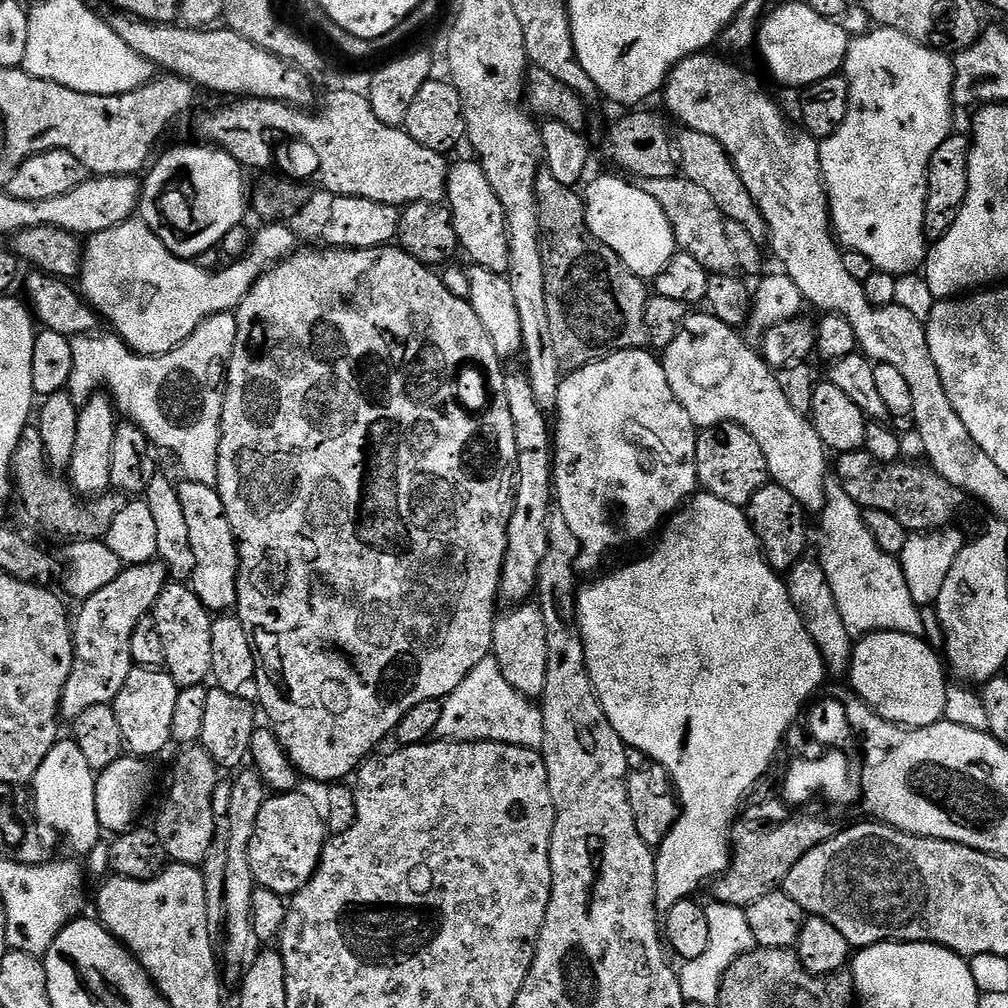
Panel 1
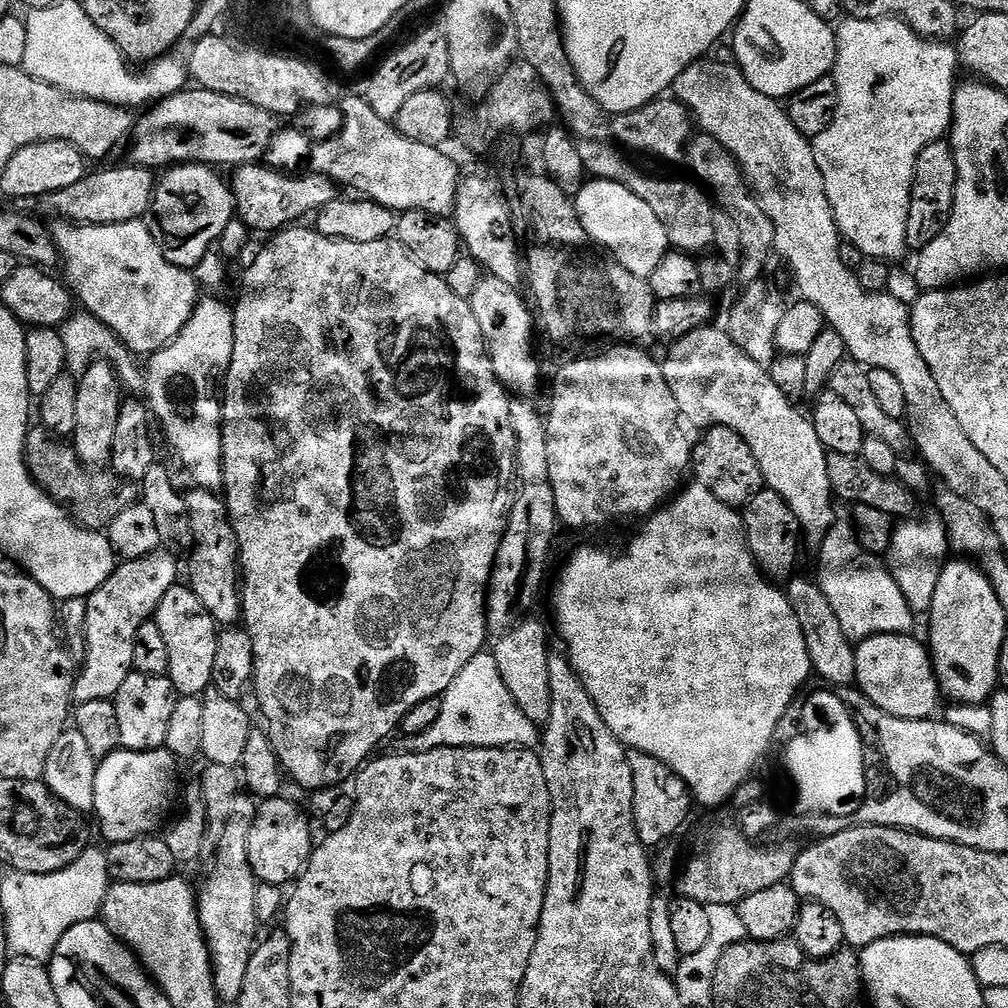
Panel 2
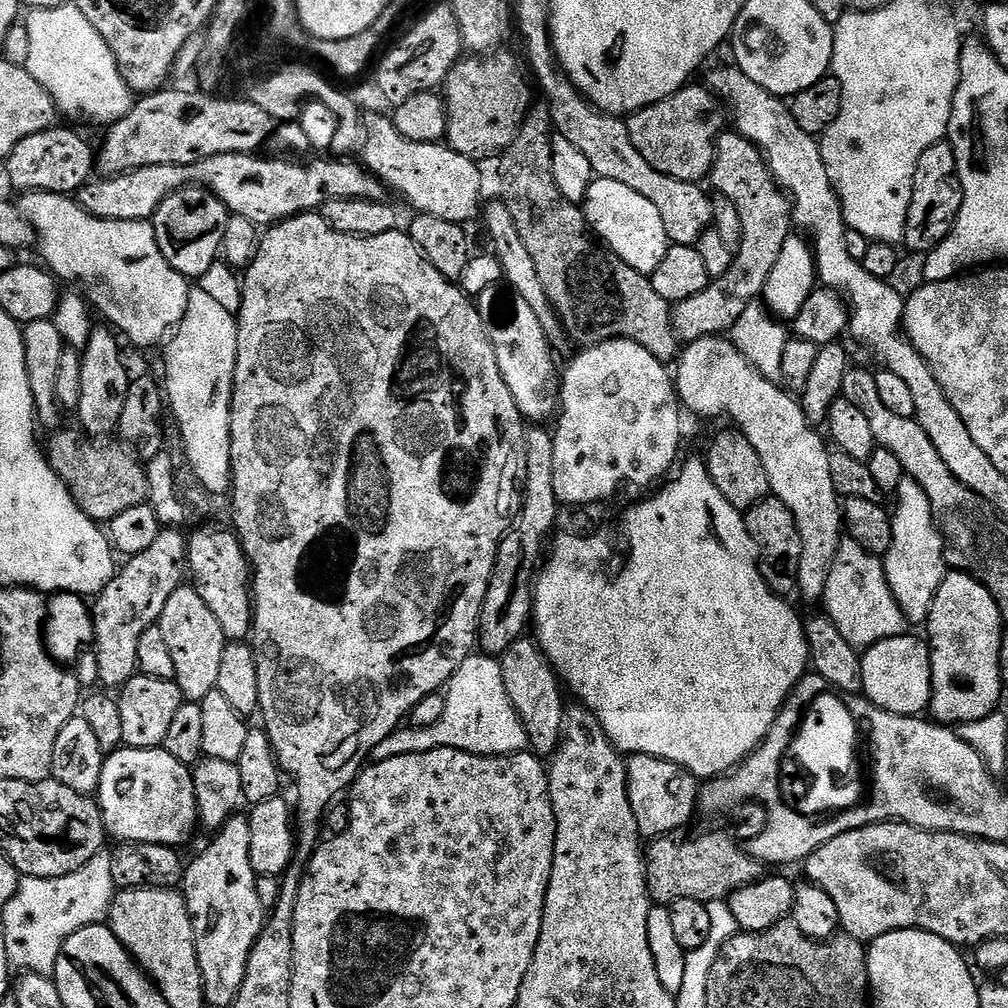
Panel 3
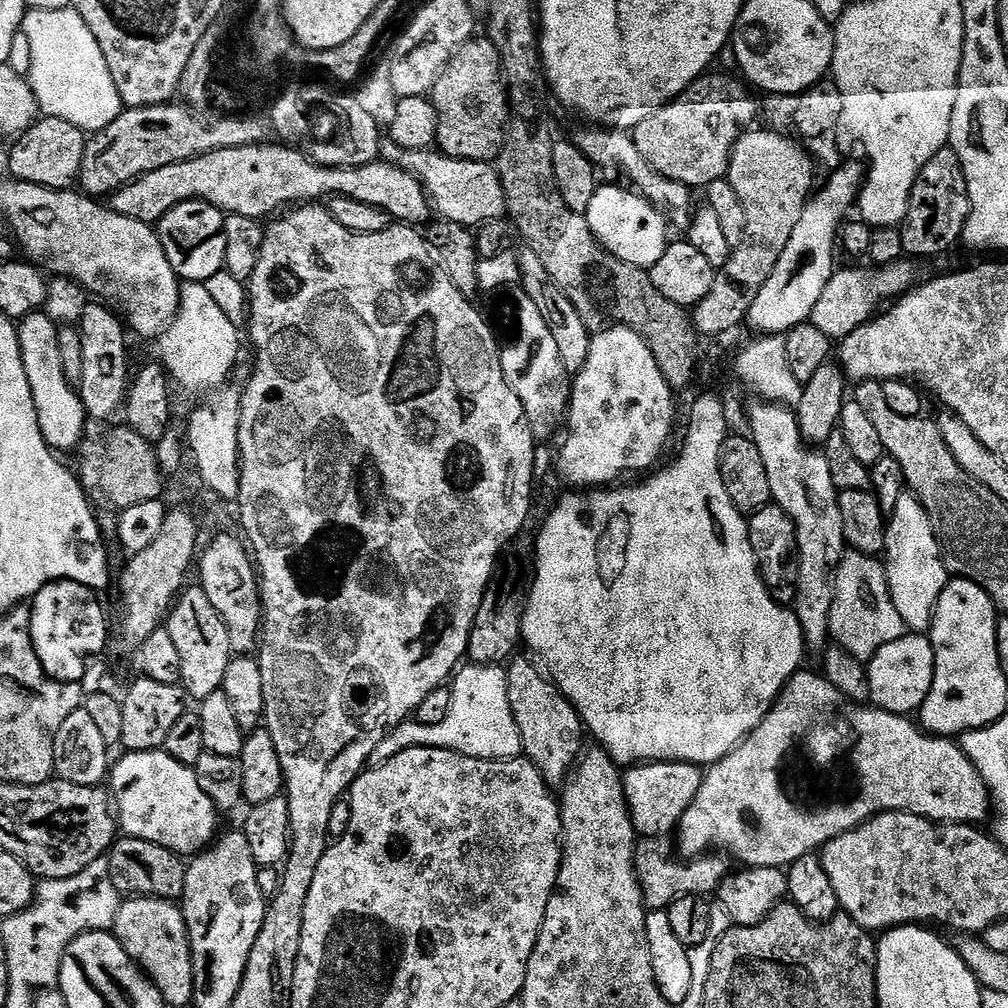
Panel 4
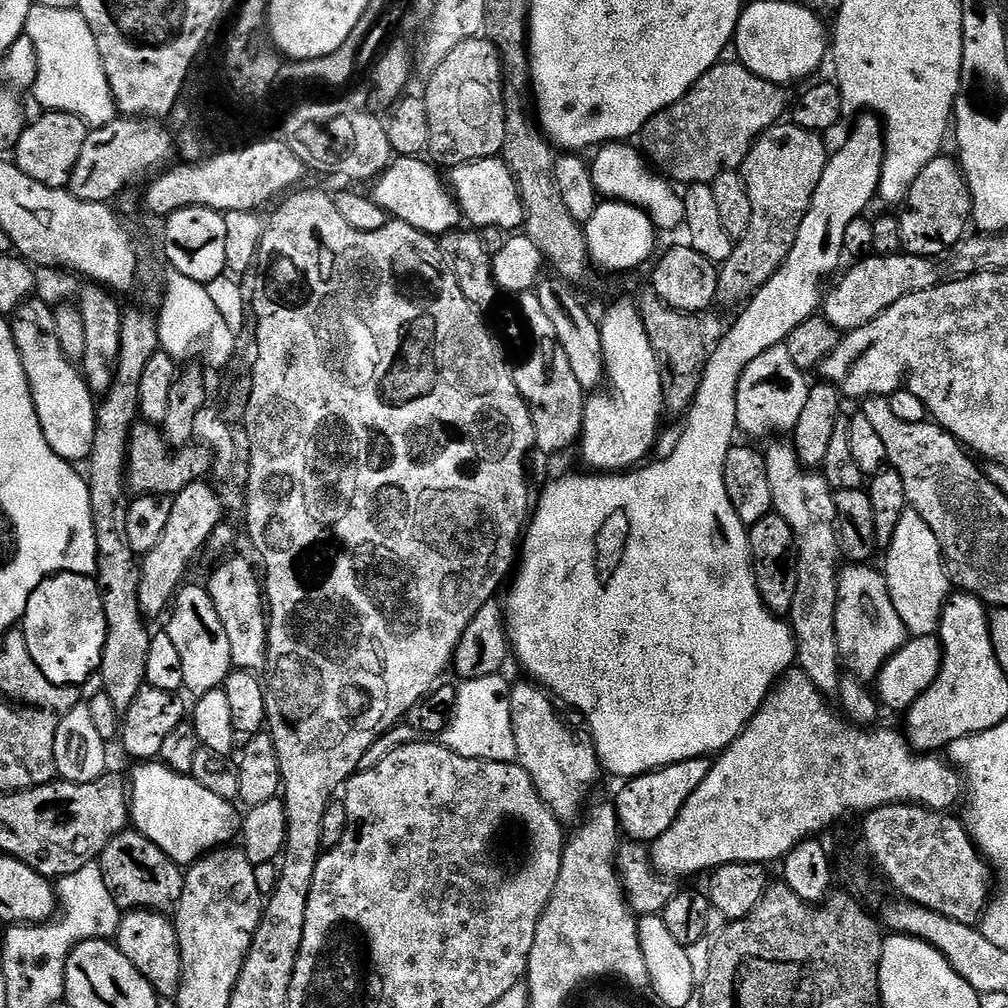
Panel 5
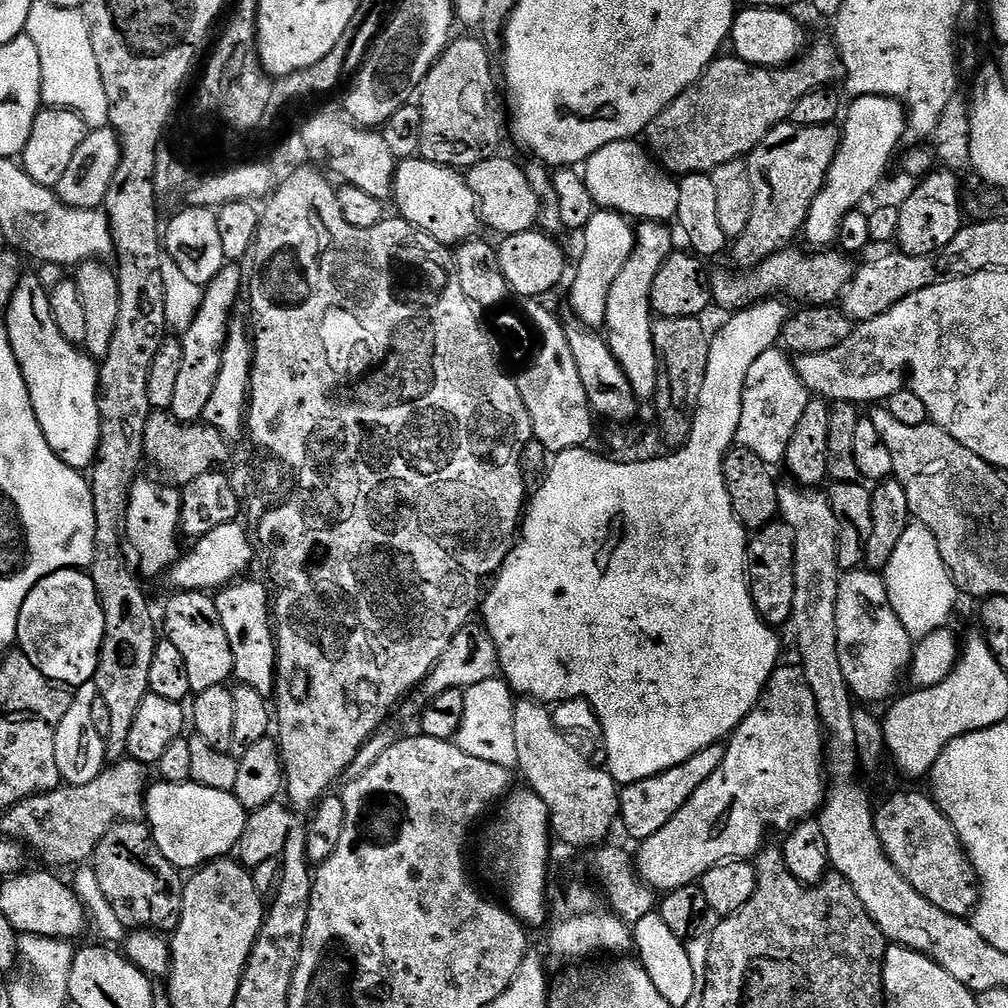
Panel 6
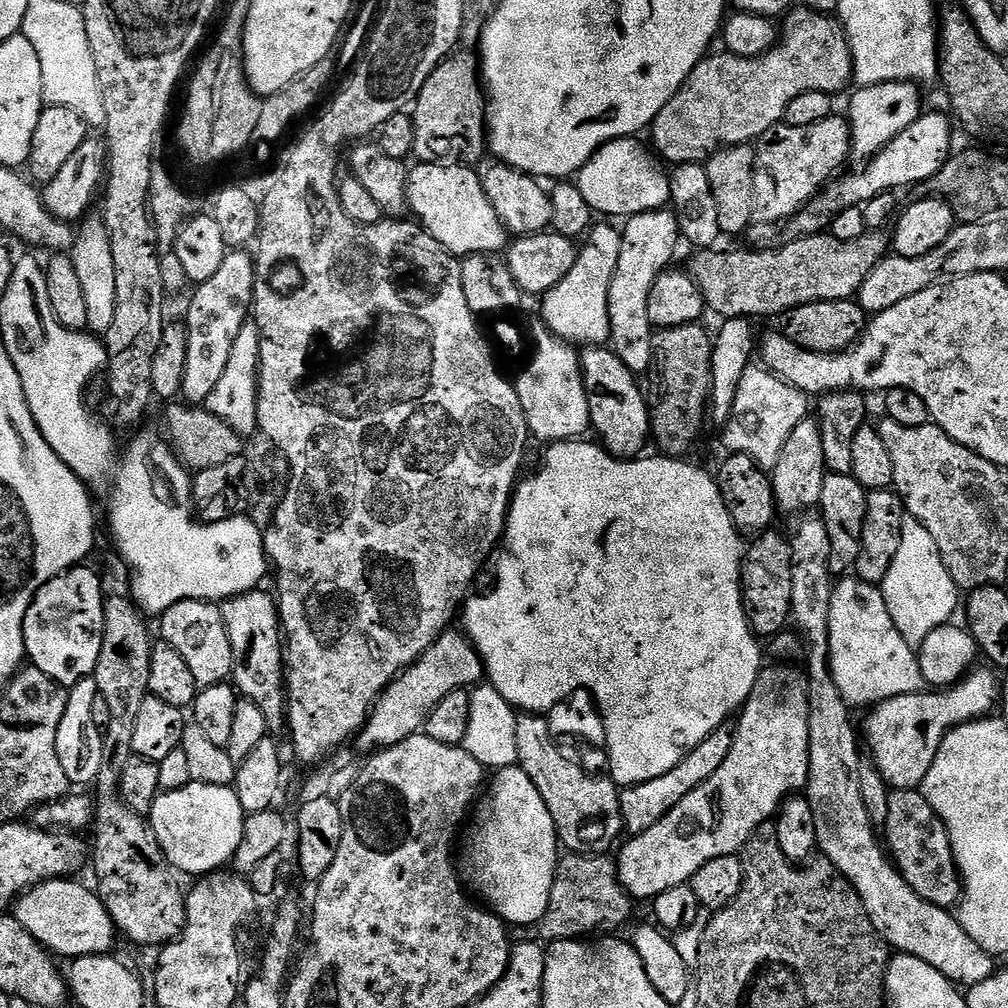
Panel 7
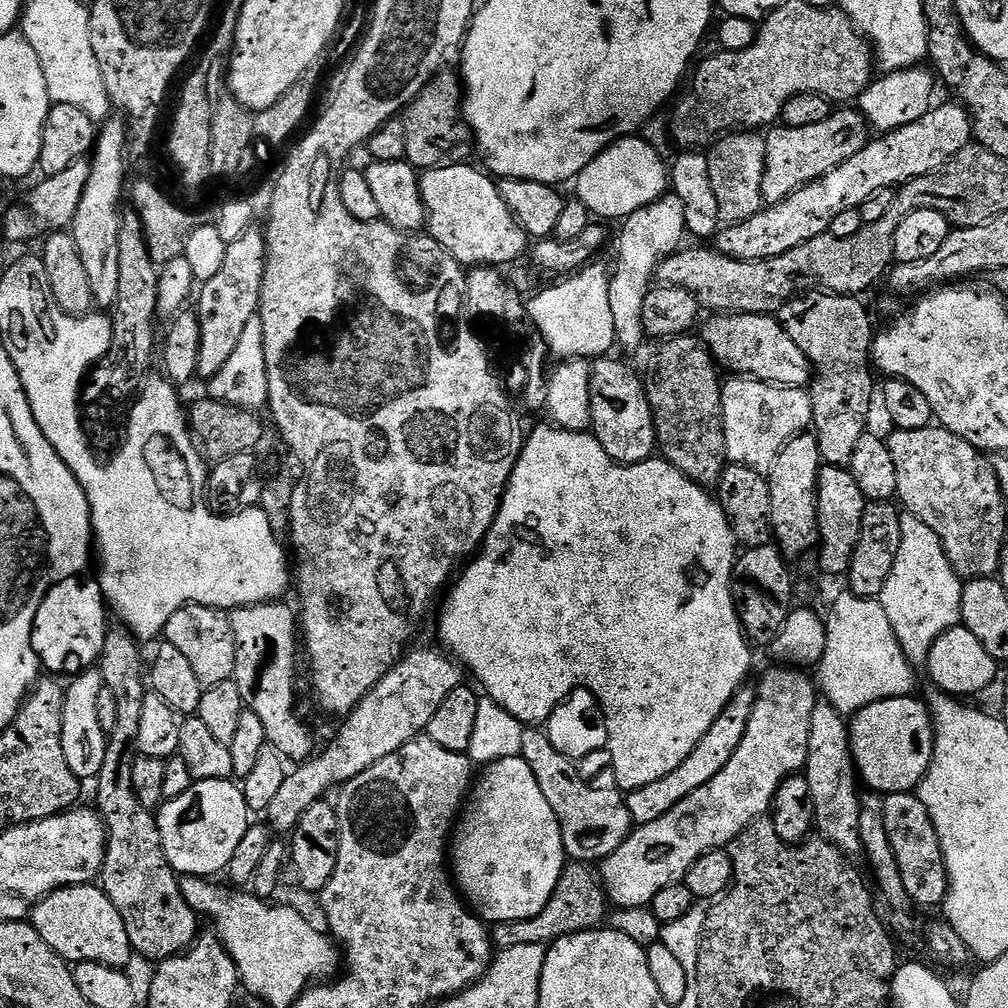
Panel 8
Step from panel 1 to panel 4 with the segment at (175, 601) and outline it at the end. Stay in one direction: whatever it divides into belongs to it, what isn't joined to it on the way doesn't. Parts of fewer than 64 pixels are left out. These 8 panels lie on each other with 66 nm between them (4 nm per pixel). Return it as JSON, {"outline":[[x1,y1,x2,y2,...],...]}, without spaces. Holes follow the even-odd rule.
{"outline":[[188,586,181,591,166,617,166,627,182,658,180,684,185,693,191,699,193,696,193,701,199,702,221,691,226,678,226,666,230,666,234,653,230,646,230,634,226,634,226,622,222,622,218,610,214,610,210,598,206,598,199,586]]}

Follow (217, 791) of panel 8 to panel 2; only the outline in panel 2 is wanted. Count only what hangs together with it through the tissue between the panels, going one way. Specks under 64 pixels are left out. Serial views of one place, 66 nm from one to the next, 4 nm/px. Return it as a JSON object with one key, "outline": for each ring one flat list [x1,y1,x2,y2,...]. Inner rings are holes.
{"outline":[[155,748,149,752,130,752,127,750,117,750,112,752,104,760,99,761,96,766,96,773,94,774,94,806,92,812,96,820,100,823,100,832,108,839,109,845,117,844,118,842,130,842,130,838,138,838,139,836,146,836,157,831,156,828,160,823,163,825,169,819,168,811,172,808,172,799,176,796,176,767,178,761,167,748]]}

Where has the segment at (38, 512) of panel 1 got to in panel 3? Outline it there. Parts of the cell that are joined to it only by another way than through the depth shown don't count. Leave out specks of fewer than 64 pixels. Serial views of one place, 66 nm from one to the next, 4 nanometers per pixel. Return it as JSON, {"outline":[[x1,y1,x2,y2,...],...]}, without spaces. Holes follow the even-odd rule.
{"outline":[[80,430,76,432,51,433,46,444,48,464,62,478,70,490,74,502,84,513,97,522,110,522,118,514,137,508,148,499,148,473,145,465,138,459,135,451,123,443,108,444,104,438,86,438]]}

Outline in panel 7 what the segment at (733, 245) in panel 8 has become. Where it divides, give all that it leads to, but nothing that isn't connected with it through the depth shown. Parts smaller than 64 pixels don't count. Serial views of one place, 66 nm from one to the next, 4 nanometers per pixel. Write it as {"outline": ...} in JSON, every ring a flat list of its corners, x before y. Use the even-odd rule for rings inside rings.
{"outline":[[925,111,914,122,914,126,906,126,894,142,890,142,881,152,867,161,861,176,844,176,833,179,797,216,787,221,788,236,819,236,831,225,832,219,842,210,858,208,879,192,895,193,896,188,908,188,911,184,927,185,940,173,942,166,948,161,952,148,953,121,940,112]]}

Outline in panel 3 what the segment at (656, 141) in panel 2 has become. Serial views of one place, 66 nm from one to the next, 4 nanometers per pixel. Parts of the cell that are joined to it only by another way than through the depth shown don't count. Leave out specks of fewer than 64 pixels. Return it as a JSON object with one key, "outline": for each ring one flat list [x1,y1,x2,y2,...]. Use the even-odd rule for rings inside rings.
{"outline":[[685,86,670,98,662,98,662,102,654,102,642,110,631,113,626,123,630,142,634,142,634,150,638,150,638,154,642,154,642,158,646,158,646,162,650,162,654,170,658,170,658,174,666,174,670,178,695,184,703,181,703,176,705,179,711,173,712,164,716,161,716,141,720,139,720,133,726,128,724,124,726,112,721,101,707,87,692,87]]}

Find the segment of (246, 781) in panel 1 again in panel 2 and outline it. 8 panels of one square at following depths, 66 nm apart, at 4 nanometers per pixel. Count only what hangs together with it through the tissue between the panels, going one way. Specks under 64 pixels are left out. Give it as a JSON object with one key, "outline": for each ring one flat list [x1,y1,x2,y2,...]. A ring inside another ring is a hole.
{"outline":[[239,794,231,803,226,834,218,846,217,856,207,869,208,877,198,888,200,925,204,940,212,956,212,977,216,994,228,1006,235,1005,242,994,242,982,246,979,246,966,250,966,252,950,258,943,258,921,254,910,254,890,258,883,250,866,250,830,254,826,257,801,251,795]]}

